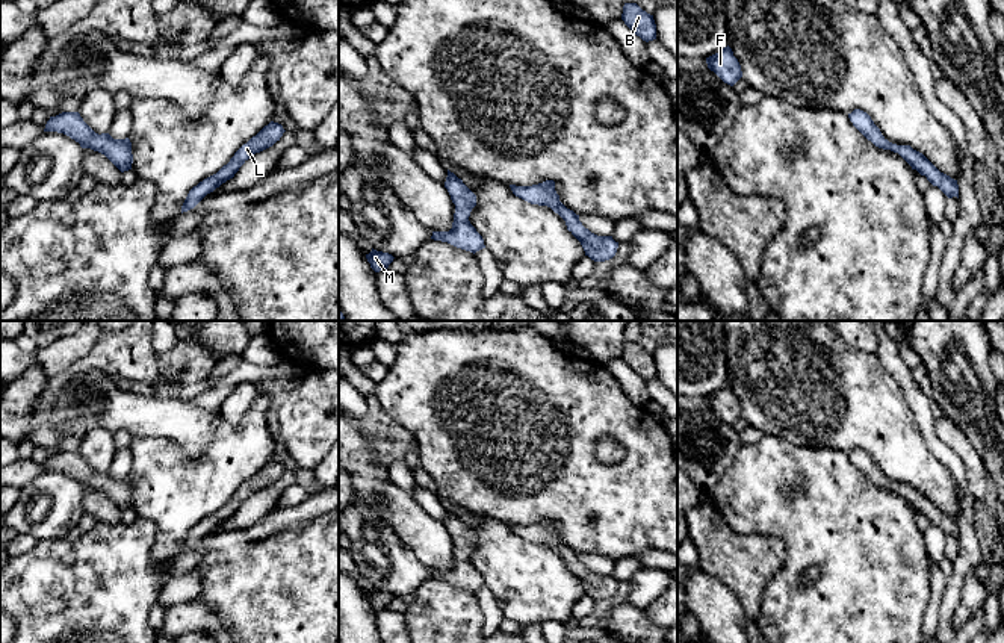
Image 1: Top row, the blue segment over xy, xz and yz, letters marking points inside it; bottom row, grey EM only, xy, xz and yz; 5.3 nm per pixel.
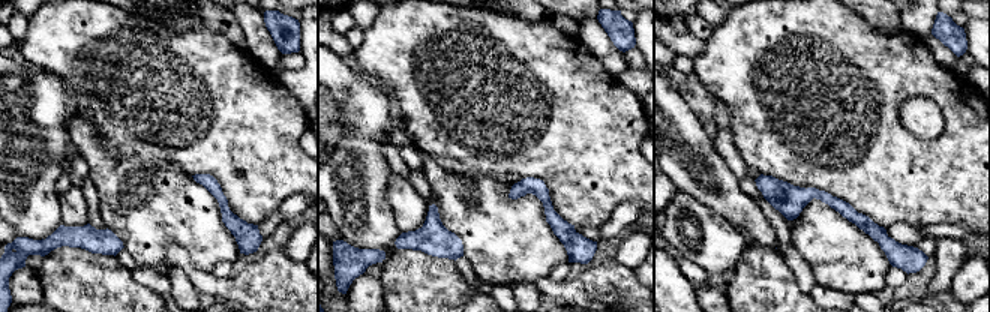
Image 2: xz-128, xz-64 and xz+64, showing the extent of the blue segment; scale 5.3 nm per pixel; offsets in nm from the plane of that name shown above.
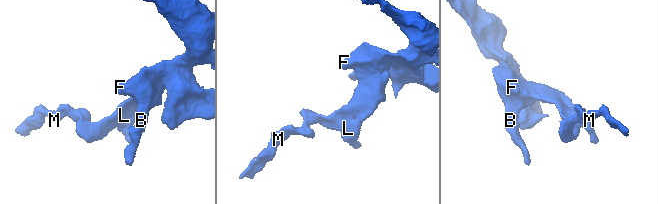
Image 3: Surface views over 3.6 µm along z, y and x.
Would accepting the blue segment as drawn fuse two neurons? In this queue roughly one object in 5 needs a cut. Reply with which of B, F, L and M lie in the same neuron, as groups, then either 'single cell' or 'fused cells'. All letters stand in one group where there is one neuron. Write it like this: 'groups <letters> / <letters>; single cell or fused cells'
groups B F L M; single cell

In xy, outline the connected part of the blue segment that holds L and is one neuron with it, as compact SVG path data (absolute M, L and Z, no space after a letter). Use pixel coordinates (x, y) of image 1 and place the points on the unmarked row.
M271 460L265 464L256 475L253 475L246 483L243 483L227 504L224 504L216 513L204 517L197 525L194 525L183 545L181 552L194 548L207 533L213 531L227 519L233 517L239 507L256 492L260 492L272 486L286 469L281 463Z

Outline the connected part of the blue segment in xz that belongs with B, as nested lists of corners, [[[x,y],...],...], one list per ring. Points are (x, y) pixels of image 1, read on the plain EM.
[[[624,342],[621,359],[643,380],[656,378],[656,363],[653,354],[643,349],[637,342]]]

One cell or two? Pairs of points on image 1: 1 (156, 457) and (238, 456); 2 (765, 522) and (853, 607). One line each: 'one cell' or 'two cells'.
1: one cell
2: one cell

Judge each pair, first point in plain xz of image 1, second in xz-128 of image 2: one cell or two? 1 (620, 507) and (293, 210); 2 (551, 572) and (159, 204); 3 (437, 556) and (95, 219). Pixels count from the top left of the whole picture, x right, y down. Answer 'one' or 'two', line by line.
1: two
2: one
3: two

